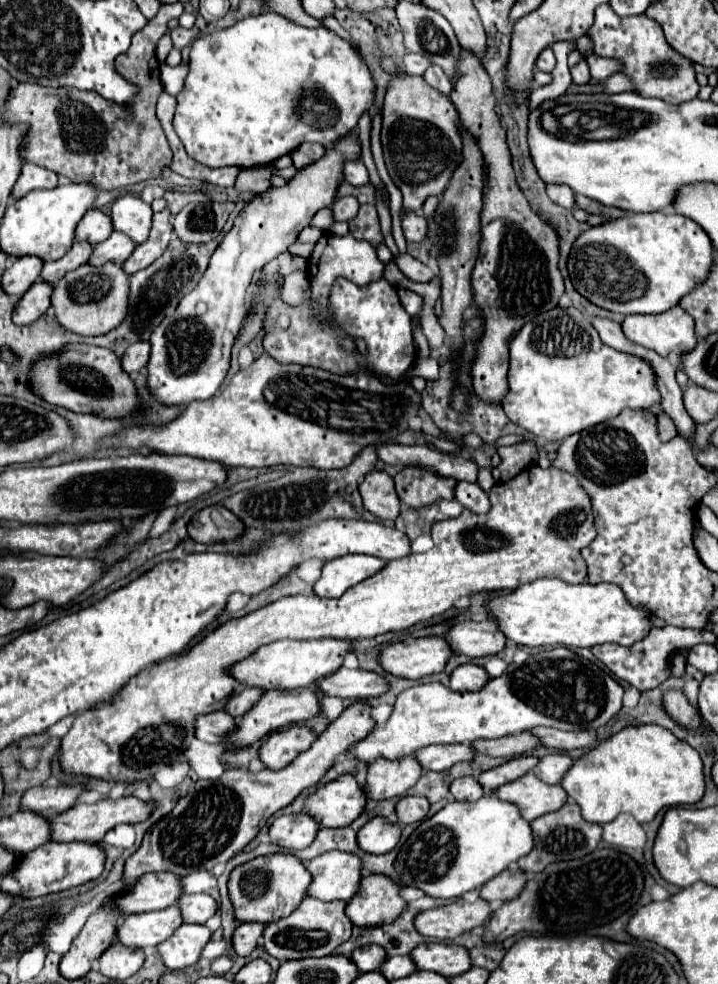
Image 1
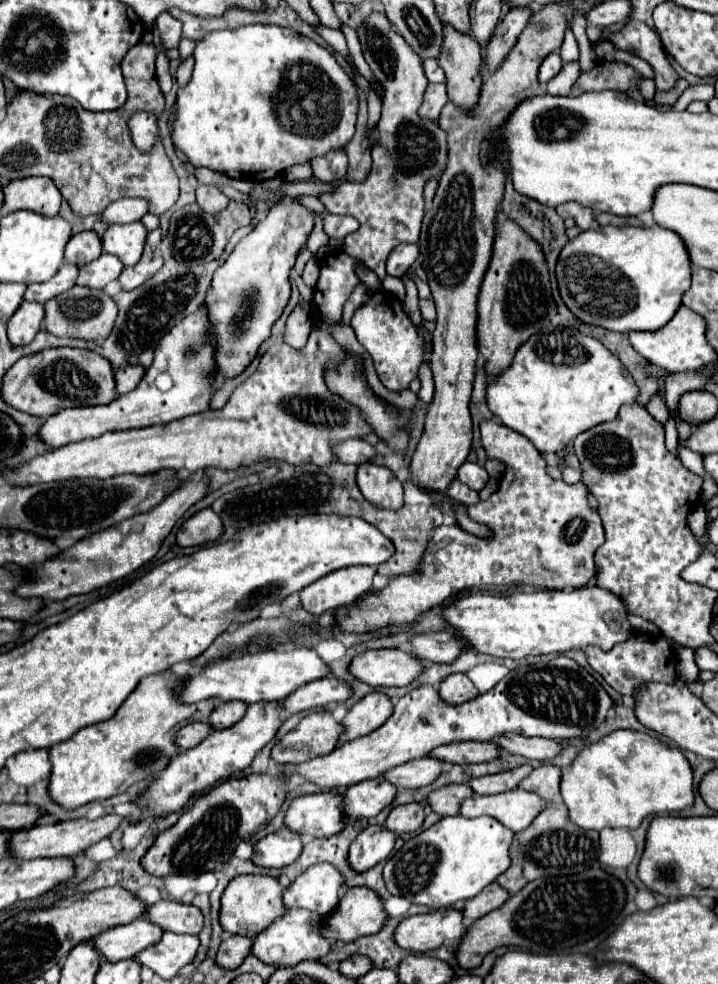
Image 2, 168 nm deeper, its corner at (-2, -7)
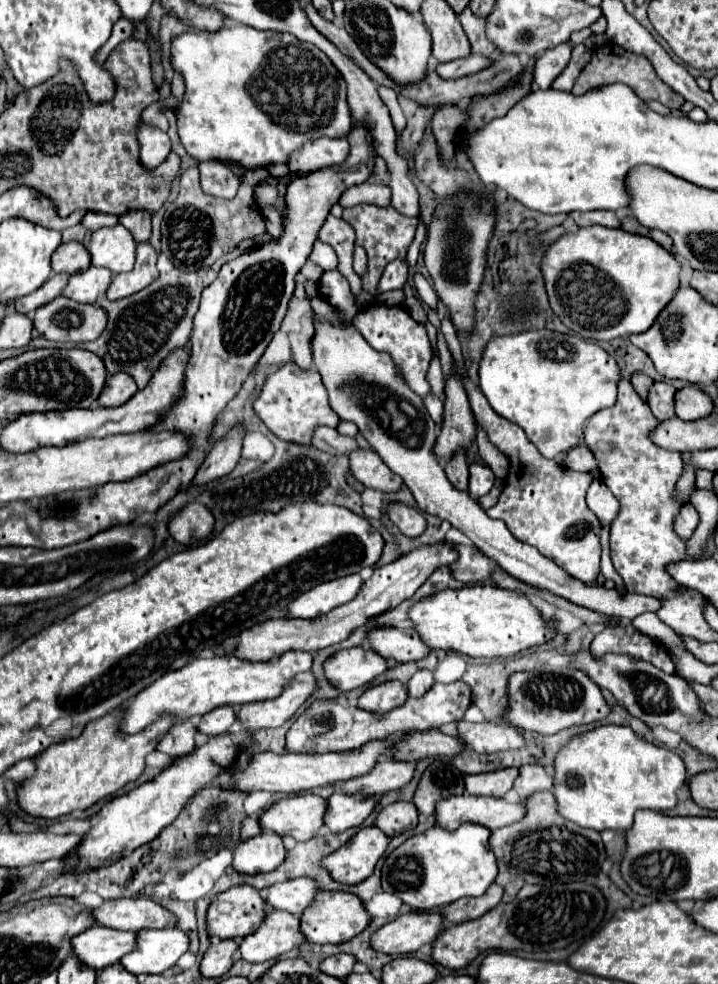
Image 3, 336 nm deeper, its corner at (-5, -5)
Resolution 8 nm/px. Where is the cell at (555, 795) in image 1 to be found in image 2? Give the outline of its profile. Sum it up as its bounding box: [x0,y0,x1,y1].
[459,788,545,832]

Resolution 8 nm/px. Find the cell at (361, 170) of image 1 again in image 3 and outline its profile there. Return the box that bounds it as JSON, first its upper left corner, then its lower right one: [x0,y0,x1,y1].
[288,138,350,174]

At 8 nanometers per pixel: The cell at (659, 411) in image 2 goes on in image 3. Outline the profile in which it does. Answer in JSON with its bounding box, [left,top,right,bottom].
[632,374,654,400]

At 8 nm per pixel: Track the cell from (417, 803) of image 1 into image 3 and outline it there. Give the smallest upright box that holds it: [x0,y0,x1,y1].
[376,802,418,838]

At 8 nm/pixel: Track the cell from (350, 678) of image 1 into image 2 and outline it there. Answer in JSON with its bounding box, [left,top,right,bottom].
[279,678,351,714]

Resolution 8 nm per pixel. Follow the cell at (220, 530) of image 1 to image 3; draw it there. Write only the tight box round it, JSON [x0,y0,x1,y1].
[168,502,214,546]

